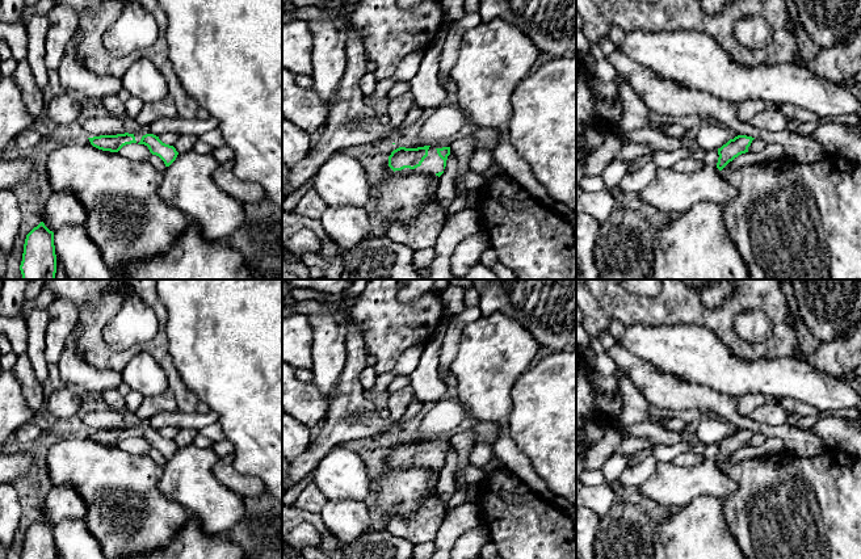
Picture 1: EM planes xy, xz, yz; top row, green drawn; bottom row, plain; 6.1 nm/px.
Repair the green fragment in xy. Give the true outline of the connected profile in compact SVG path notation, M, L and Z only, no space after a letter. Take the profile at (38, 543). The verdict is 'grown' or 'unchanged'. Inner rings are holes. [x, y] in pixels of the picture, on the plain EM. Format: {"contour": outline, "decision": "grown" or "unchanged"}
{"contour": "M43 516L26 529L21 559L56 559L54 526Z", "decision": "unchanged"}

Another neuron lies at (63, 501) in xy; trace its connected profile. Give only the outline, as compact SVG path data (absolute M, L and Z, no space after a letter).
M70 484L54 486L45 499L42 516L56 526L64 520L84 518L87 505L80 493Z

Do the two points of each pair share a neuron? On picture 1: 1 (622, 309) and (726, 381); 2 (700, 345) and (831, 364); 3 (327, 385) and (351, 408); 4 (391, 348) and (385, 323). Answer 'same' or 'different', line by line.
1: different
2: different
3: different
4: same

